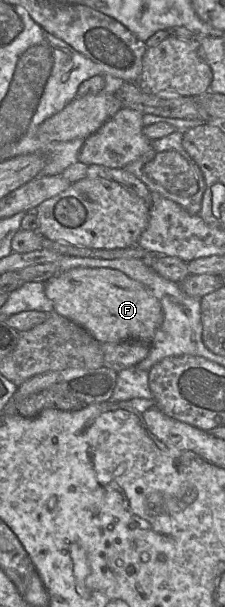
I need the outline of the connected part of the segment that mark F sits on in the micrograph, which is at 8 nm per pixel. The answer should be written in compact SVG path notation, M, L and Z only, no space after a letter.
M72 268L45 282L54 312L87 330L101 343L139 340L151 344L164 315L153 292L123 272L111 268Z

